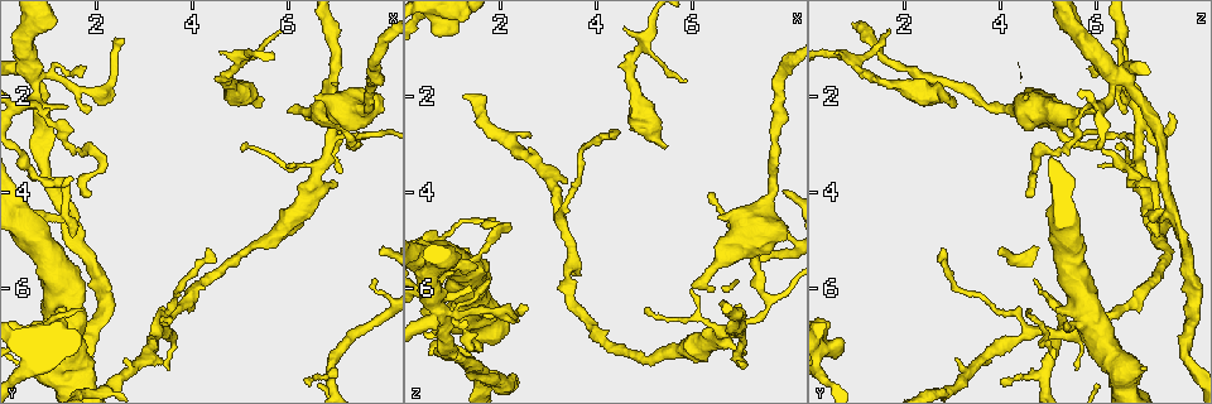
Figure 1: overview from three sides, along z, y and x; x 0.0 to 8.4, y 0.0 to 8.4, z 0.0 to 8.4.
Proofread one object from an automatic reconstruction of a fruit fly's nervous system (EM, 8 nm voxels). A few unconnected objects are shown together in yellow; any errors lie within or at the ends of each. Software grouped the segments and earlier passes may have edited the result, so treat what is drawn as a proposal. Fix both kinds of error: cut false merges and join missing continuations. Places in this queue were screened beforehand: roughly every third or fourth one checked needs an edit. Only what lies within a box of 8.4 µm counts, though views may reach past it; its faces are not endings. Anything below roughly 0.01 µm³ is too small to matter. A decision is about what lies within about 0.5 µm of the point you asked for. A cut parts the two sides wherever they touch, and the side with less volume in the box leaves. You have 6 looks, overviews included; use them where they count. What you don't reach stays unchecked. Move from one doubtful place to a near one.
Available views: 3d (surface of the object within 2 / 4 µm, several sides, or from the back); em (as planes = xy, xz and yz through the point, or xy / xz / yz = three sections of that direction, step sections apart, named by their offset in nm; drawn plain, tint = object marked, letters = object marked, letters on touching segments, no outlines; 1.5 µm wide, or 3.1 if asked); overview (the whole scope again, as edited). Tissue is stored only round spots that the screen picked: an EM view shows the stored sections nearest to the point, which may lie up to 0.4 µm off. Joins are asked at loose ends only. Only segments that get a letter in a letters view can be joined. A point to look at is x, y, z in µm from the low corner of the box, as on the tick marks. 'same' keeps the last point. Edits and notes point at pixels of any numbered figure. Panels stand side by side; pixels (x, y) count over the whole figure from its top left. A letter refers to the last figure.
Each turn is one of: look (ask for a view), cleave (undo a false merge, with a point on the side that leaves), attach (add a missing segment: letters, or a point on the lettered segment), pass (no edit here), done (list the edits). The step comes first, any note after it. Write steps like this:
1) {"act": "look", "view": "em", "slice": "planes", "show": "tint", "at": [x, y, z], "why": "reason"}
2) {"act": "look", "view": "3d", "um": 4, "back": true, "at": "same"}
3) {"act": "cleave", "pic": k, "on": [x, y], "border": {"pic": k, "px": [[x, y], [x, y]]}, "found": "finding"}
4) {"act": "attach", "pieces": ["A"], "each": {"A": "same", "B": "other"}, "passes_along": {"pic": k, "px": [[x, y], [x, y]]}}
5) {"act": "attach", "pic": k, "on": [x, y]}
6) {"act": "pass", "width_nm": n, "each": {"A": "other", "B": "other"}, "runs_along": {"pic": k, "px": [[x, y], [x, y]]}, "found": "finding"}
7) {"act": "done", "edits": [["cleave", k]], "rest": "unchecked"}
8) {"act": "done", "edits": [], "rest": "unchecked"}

{"act": "look", "view": "em", "slice": "xy", "step": 8, "show": "letters", "at": [6.90, 2.35, 7.55], "why": "branch stops here"}

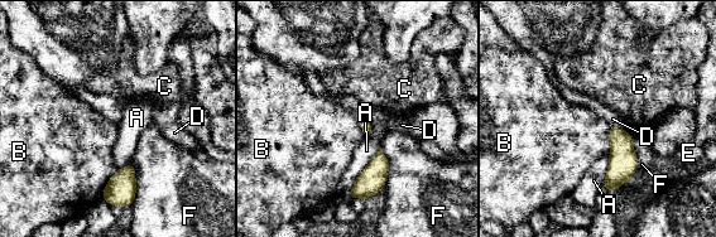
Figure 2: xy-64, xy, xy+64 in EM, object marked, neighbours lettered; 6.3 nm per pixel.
{"act": "pass", "each": {"A": "other", "B": "other", "C": "other", "D": "other", "E": "other", "F": "other"}, "border": {"pic": 2, "px": [[118, 169], [109, 179], [101, 197]]}, "found": "no lettered segment goes on from it"}

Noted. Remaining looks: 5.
{"act": "look", "view": "em", "slice": "planes", "show": "plain", "at": [5.45, 2.20, 3.05], "why": "free end"}

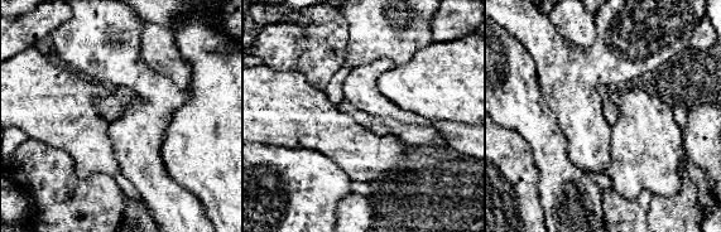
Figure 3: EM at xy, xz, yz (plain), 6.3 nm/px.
{"act": "look", "view": "em", "slice": "planes", "show": "tint", "at": "same"}

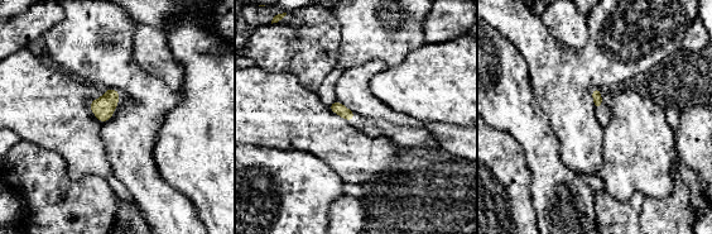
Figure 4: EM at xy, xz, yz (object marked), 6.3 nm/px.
{"act": "look", "view": "em", "slice": "planes", "show": "letters", "at": "same", "why": "see the neighbours"}

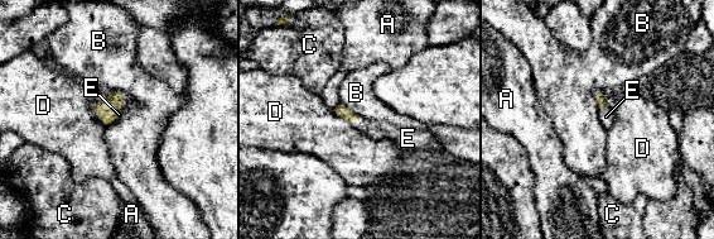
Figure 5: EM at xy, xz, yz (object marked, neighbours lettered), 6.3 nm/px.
{"act": "attach", "pieces": ["E"], "each": {"A": "other", "B": "other", "C": "other", "D": "other", "E": "same"}, "passes_along": {"pic": 5, "px": [[599, 96], [604, 106], [606, 116]]}, "found": "the neuron continues"}

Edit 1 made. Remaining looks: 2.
{"act": "look", "view": "overview", "why": "redraw"}

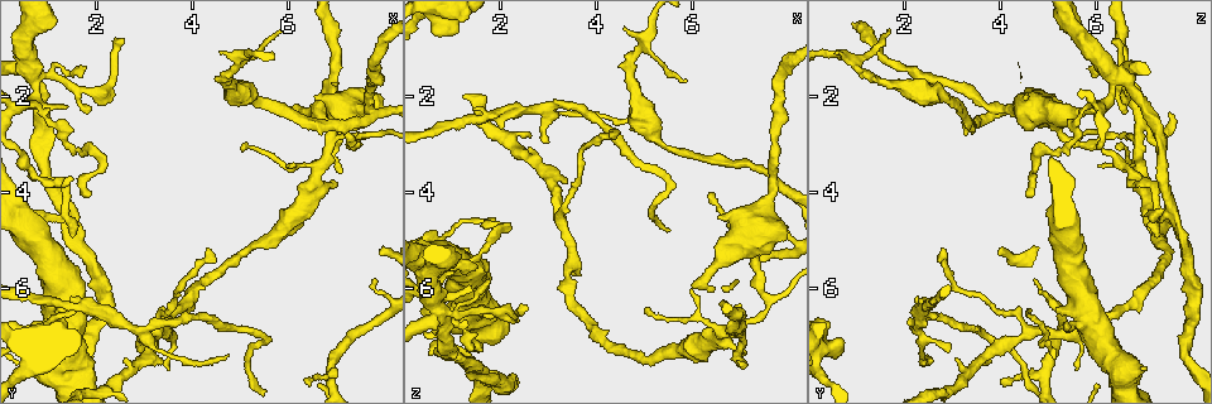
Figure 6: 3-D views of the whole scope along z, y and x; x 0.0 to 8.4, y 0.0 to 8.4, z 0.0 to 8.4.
{"act": "look", "view": "em", "slice": "planes", "show": "letters", "at": [1.90, 4.00, 4.50], "why": "long arm stops here"}

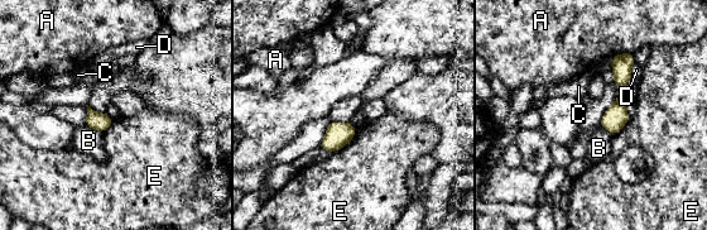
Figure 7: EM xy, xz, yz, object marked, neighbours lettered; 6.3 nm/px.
{"act": "pass", "width_nm": 110, "each": {"A": "other", "B": "other", "C": "other", "D": "other", "E": "other"}, "border": {"pic": 7, "px": [[356, 129], [352, 138], [335, 151]]}, "found": "none of them fits"}

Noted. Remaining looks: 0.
{"act": "done", "edits": [["attach", 5]], "rest": "unchecked"}

